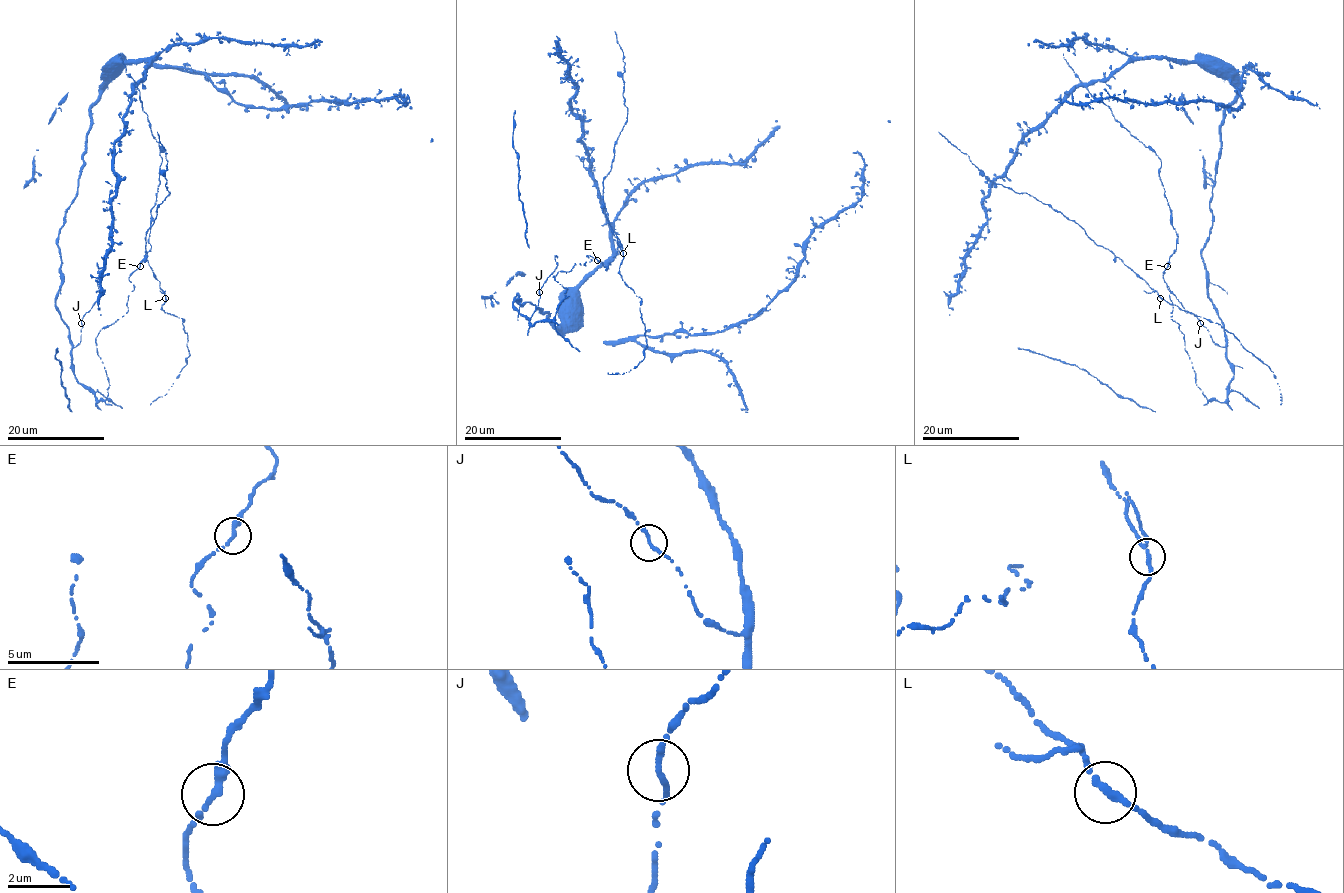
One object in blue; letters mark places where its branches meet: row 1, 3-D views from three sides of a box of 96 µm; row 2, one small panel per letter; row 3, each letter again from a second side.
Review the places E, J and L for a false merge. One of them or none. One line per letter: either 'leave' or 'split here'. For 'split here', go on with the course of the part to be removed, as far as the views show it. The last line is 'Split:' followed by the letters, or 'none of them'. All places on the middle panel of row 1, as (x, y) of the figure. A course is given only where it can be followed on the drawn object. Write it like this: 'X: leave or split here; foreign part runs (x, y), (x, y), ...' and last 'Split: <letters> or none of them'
E: leave
J: leave
L: leave
Split: none of them

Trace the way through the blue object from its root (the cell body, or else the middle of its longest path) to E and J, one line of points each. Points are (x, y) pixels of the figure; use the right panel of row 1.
E: (1181, 63), (1163, 57), (1134, 59), (1086, 87), (1161, 160), (1159, 178), (1178, 237), (1167, 266)
J: (1181, 63), (1220, 71), (1236, 90), (1220, 127), (1212, 227), (1202, 250), (1225, 345), (1200, 323)

